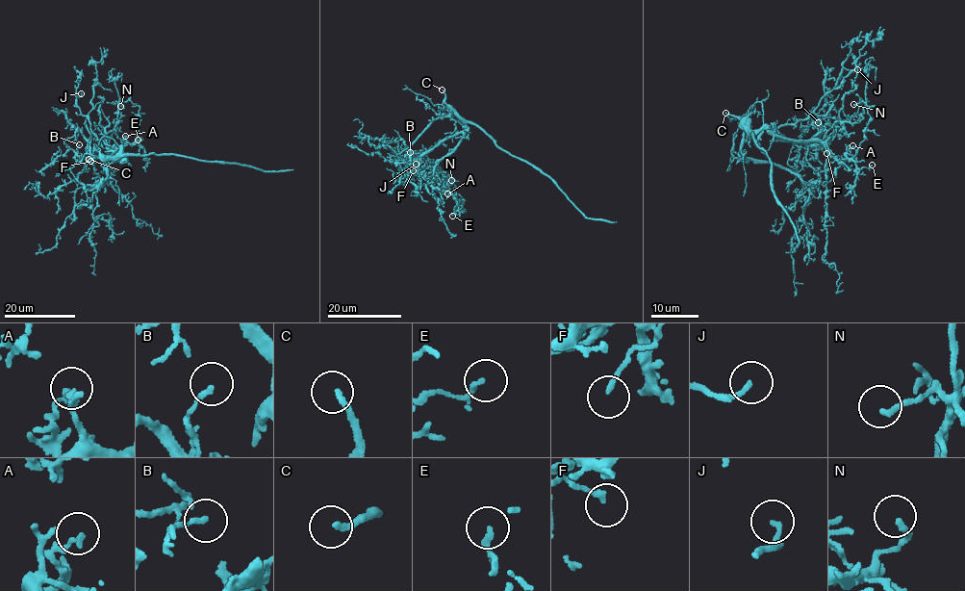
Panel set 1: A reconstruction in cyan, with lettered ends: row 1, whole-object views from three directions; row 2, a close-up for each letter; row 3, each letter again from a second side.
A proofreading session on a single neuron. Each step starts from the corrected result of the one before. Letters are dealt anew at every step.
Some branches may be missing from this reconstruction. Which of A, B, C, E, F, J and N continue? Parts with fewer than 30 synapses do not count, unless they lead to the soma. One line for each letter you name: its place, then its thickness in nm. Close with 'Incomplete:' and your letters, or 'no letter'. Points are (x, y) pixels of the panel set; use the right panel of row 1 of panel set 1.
C: at (725, 113); 190 nm thick
Incomplete: C

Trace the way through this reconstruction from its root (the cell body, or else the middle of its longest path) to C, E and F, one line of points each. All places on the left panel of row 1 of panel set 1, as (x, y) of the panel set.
C: (121, 153), (88, 159)
E: (121, 153), (123, 147), (117, 150), (108, 148), (114, 156), (128, 143), (136, 141), (139, 145), (138, 140)
F: (121, 153), (119, 148), (108, 156), (96, 156), (90, 161)

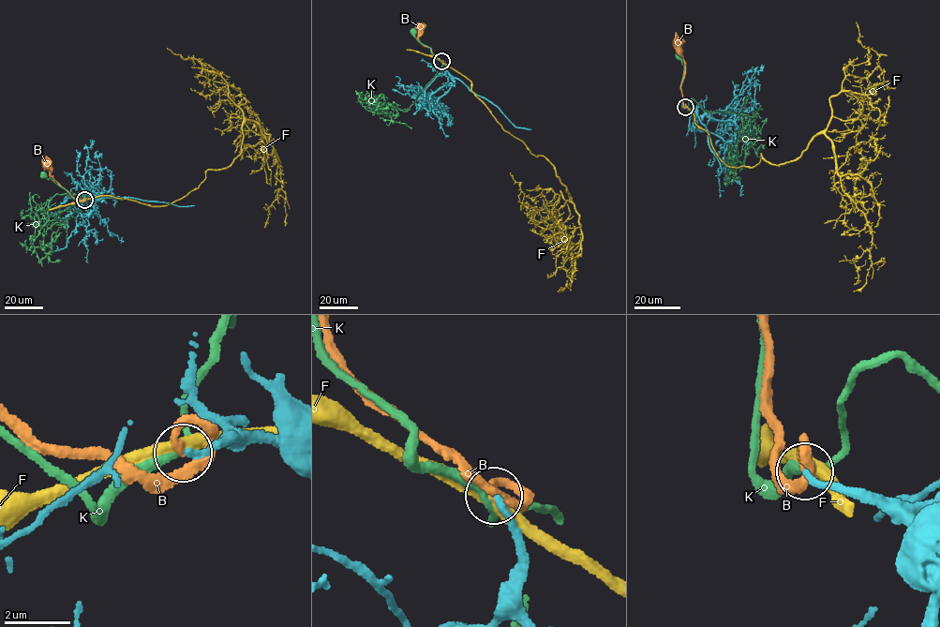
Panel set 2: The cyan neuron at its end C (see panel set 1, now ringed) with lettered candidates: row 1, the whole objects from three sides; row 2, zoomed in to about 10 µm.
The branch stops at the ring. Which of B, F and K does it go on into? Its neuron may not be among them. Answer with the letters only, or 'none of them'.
B

